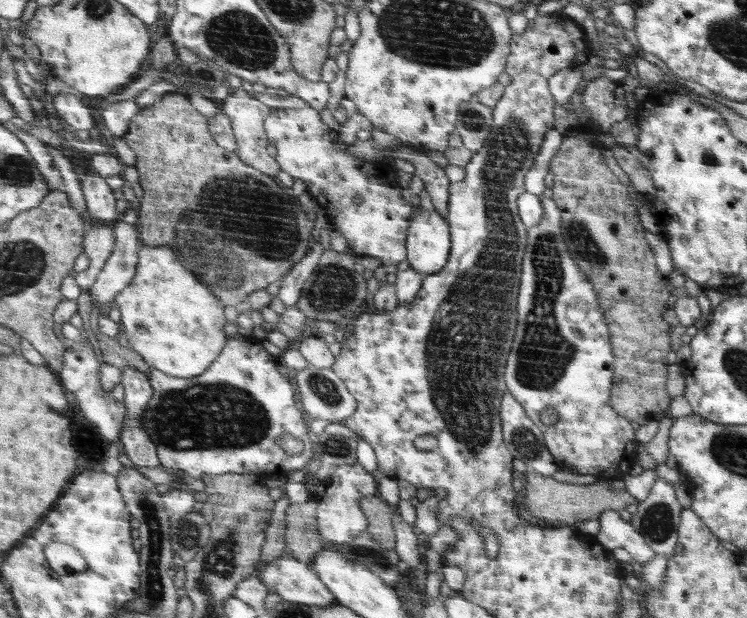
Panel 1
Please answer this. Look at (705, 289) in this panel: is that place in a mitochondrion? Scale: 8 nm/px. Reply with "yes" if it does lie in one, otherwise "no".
no

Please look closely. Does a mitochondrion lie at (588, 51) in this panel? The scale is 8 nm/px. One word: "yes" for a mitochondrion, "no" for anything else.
no

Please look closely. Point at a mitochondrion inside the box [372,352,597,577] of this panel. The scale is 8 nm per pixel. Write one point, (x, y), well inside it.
(525, 441)

